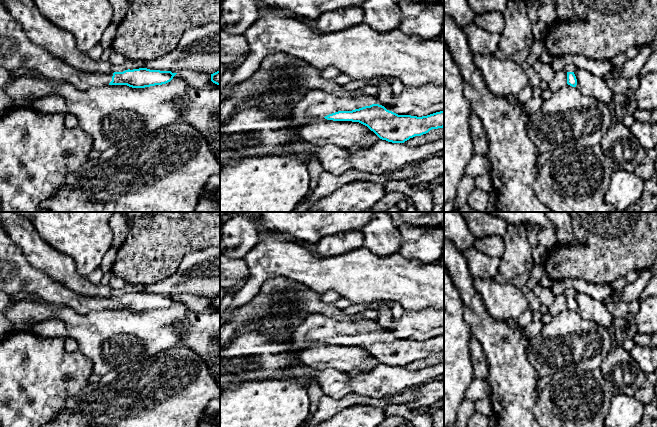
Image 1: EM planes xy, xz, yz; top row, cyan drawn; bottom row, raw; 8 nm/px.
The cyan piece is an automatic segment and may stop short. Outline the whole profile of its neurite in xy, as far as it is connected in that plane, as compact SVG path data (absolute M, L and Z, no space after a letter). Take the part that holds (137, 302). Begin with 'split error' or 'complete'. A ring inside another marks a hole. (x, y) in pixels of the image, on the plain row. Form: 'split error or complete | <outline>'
split error | M0 226L0 291L25 293L45 303L63 305L79 314L105 309L145 312L170 306L177 297L139 292L113 298L81 296L32 267Z

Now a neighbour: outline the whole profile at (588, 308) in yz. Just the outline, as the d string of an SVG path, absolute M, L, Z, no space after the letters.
M579 292L574 298L577 303L576 311L582 319L592 321L606 329L610 328L613 318L603 301Z

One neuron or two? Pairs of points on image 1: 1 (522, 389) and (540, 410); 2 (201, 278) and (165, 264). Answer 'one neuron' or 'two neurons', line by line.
1: two neurons
2: two neurons

